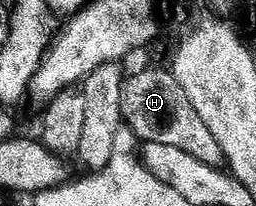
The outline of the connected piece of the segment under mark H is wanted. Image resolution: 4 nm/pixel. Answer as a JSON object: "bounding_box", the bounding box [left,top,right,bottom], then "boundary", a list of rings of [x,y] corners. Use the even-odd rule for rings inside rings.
{"bounding_box":[121,68,226,169],"boundary":[[[168,68],[145,69],[128,78],[123,87],[121,103],[121,120],[141,143],[164,143],[166,147],[179,147],[179,151],[187,151],[187,155],[195,155],[199,163],[207,163],[216,169],[226,164],[223,147],[211,135],[207,123],[195,111],[191,99],[187,99],[187,91],[179,87],[179,79]]]}

